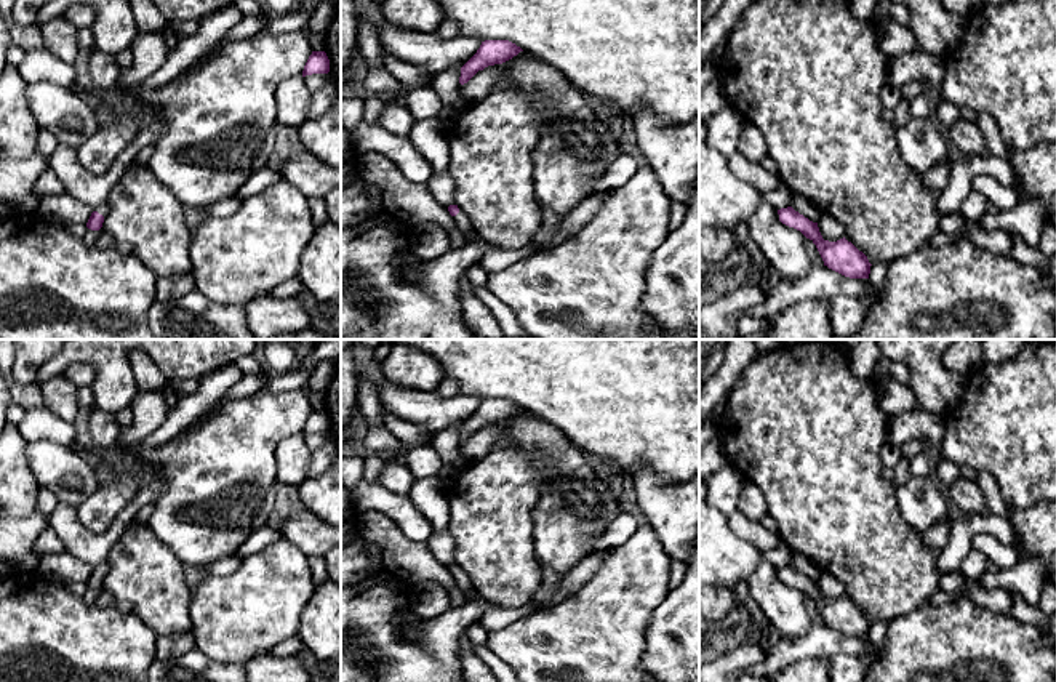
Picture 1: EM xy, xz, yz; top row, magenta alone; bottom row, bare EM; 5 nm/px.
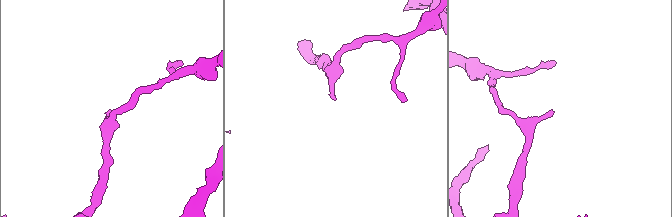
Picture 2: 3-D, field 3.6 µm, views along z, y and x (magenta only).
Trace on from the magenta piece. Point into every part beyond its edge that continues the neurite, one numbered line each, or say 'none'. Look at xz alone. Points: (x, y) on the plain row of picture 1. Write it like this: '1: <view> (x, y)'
1: xz (463, 581)

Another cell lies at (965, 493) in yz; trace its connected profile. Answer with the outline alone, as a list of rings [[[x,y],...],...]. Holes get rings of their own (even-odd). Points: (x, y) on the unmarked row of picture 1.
[[[960,477],[957,482],[949,485],[949,493],[954,503],[965,512],[965,516],[987,512],[987,503],[979,490],[976,480]]]

